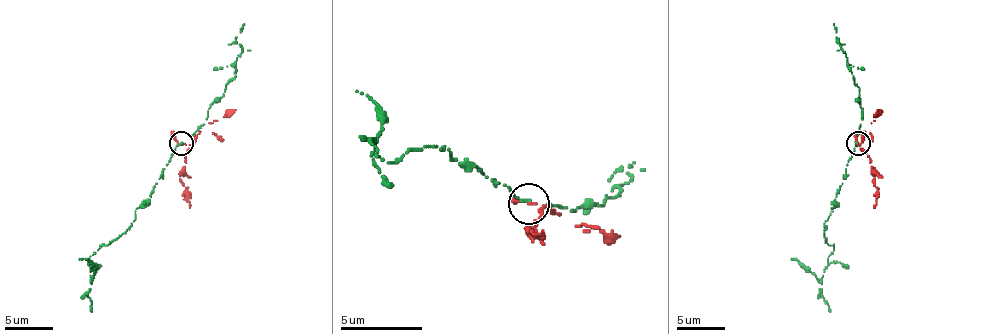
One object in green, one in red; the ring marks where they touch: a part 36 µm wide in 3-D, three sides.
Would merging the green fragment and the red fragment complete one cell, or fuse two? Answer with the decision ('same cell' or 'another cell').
another cell

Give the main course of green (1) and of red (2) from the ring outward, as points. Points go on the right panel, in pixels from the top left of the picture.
1: (857, 144), (823, 226), (833, 253), (821, 277), (792, 258)
2: (857, 144), (867, 154), (874, 178), (874, 207)

